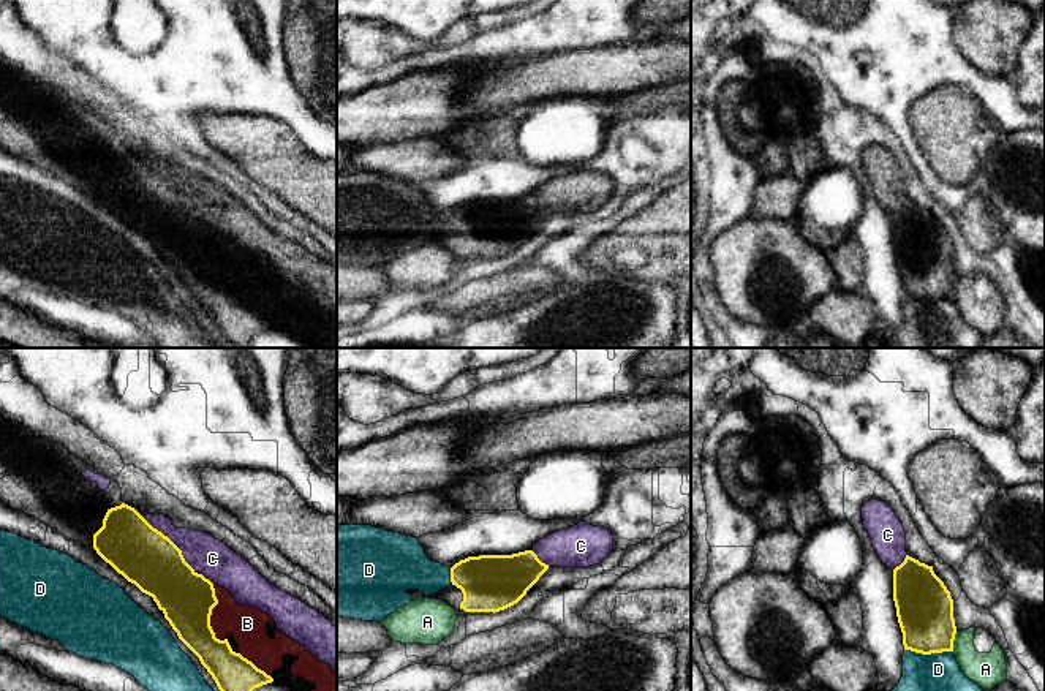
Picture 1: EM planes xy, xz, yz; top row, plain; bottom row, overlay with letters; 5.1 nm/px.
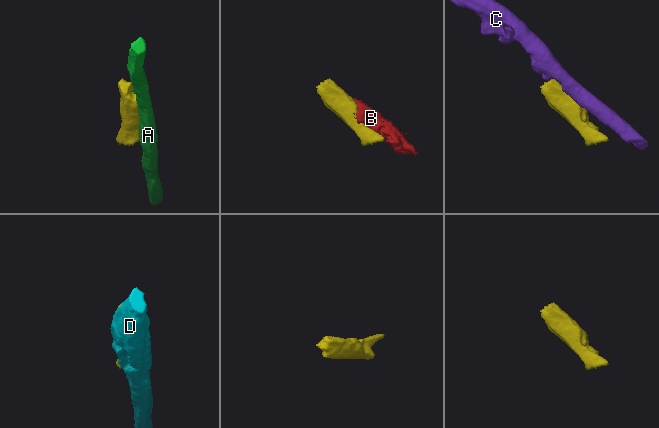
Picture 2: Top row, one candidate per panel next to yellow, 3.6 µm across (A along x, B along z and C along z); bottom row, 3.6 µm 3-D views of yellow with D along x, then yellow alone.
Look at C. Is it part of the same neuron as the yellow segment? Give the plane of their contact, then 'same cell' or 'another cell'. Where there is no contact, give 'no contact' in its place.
xy | another cell

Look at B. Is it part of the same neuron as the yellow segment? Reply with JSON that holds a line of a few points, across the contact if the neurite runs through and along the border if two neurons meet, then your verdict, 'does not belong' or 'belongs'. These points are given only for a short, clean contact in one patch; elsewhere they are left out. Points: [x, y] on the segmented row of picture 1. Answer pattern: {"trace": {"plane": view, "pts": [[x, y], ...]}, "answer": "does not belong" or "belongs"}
{"answer": "belongs"}

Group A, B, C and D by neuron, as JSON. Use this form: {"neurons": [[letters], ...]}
{"neurons": [["A"], ["B"], ["C"], ["D"]]}

